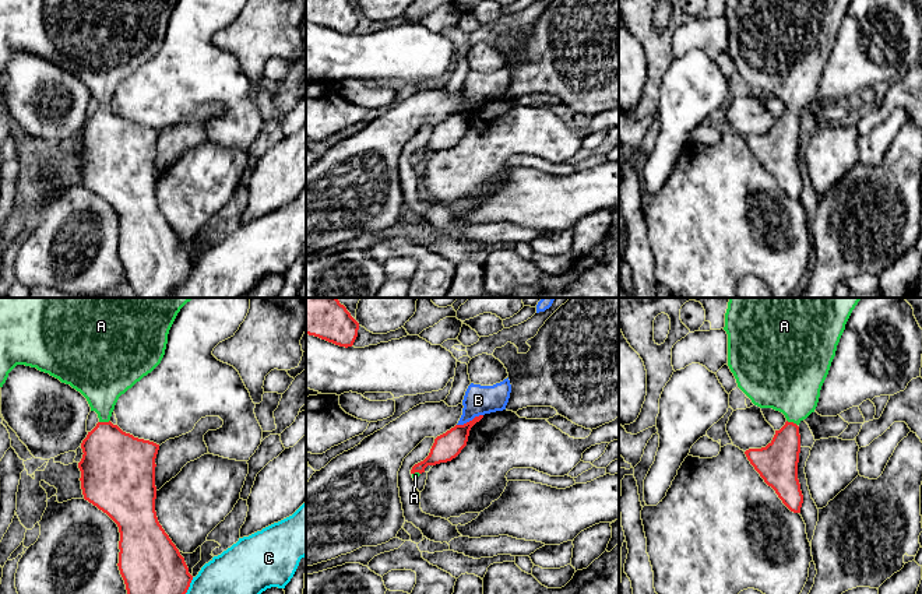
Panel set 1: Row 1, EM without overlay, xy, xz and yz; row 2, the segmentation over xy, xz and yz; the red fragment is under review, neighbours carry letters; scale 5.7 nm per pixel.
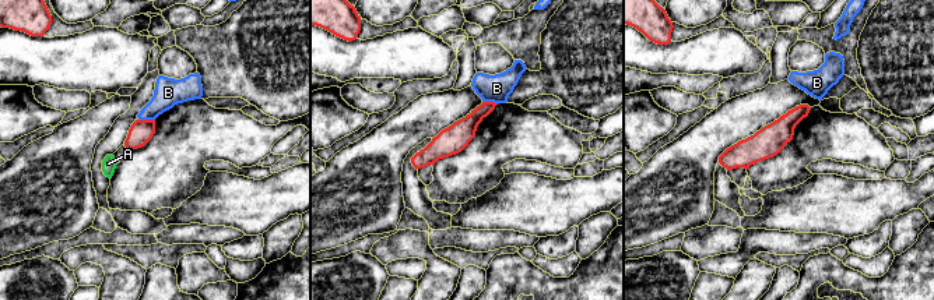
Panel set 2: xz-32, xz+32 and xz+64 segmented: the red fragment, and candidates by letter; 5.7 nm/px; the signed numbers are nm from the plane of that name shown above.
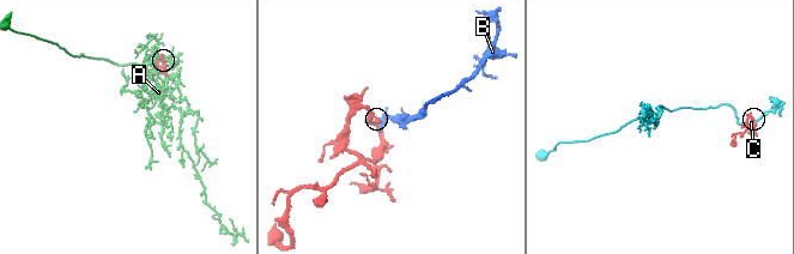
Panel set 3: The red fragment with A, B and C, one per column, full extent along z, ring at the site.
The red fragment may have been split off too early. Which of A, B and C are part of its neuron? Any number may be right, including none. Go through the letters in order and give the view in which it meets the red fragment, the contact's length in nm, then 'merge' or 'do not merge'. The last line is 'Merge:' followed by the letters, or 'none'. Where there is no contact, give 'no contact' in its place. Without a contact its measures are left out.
A: xy | 70 nm | merge
B: xz | 170 nm | do not merge
C: xy | 110 nm | do not merge
Merge: A

